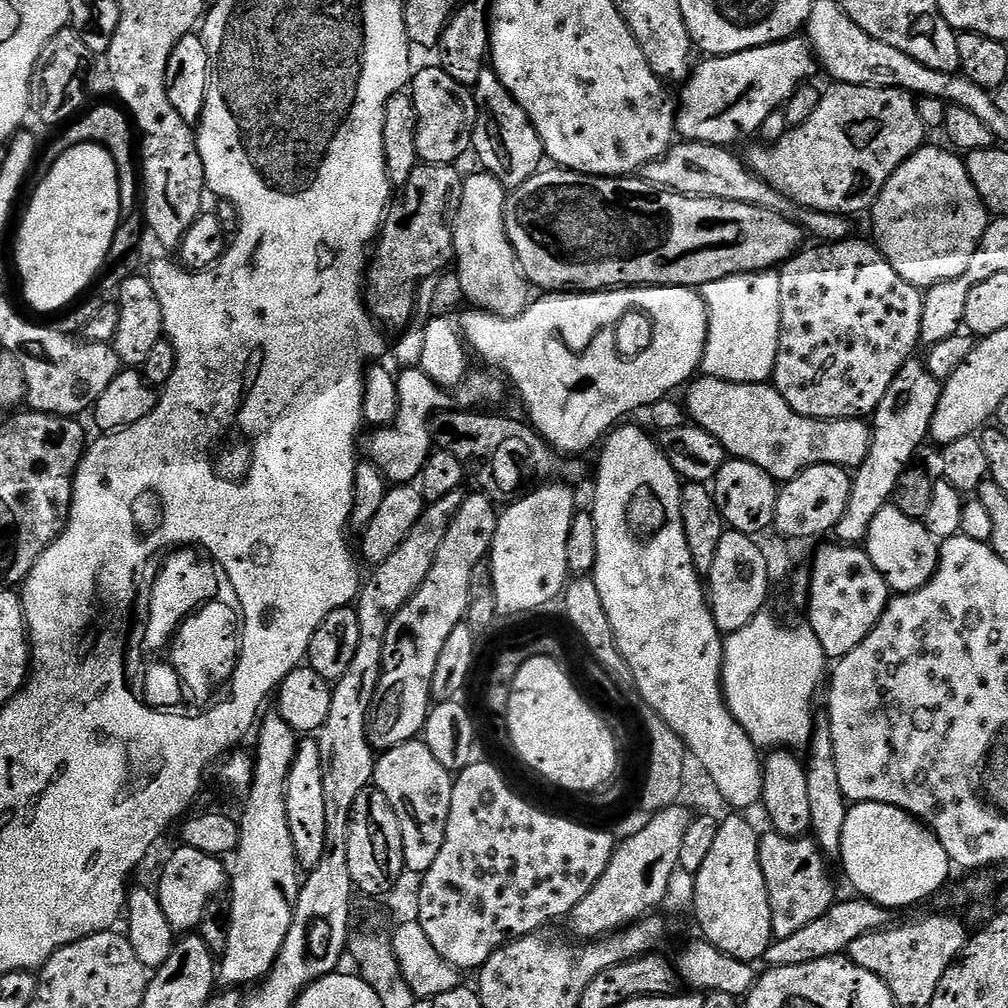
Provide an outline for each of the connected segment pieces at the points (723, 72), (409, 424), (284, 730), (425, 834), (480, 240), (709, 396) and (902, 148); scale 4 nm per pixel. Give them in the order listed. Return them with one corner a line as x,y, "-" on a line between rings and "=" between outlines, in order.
803,39
779,40
764,48
742,50
729,56
704,58
691,69
687,80
683,81
676,109
676,131
685,141
697,140
703,144
732,146
743,136
759,133
760,127
772,111
787,104
794,90
809,79
814,68
814,53
=
405,368
399,373
398,414
391,424
377,428
362,448
368,451
367,459
388,481
389,485
413,483
419,477
424,464
434,451
432,443
432,418
445,407
445,389
440,388
419,368
=
269,712
268,717
265,715
259,721
254,732
256,752
252,766
252,785
246,789
243,797
244,809
238,815
240,837
231,861
233,864
230,864
232,913
228,919
228,945
218,960
218,980
221,985
224,983
224,986
232,990
255,986
267,977
282,950
282,942
286,942
286,934
290,934
290,922
294,918
296,899
302,883
302,869
296,863
294,838
290,838
290,821
286,819
286,778
290,774
290,766
294,764
298,734
280,717
279,712
=
420,738
376,756
372,784
386,794
386,802
390,802
390,806
394,806
394,814
398,814
398,826
402,826
404,866
409,872
428,872
442,851
446,822
450,818
453,779
453,773
448,772
434,754
430,754
430,746
426,746
=
476,170
473,176
465,175
460,189
460,207
454,213
452,225
452,250
454,253
454,269
460,279
460,292
469,300
473,309
492,312
495,316
517,316
522,314
530,303
530,285
520,271
520,263
516,261
514,246
506,234
504,221
504,201
506,189
490,173
=
701,375
687,385
686,412
691,423
714,434
729,457
754,462
777,482
793,480
810,466
836,464
855,470
872,445
872,430
867,419
819,420
806,418
788,405
771,383
739,384
=
833,83
831,87
823,89
818,110
814,110
814,114
810,114
810,118
806,118
806,122
789,127
785,135
778,138
776,143
750,149
748,156
746,155
746,163
761,180
765,180
775,192
779,192
785,201
793,200
794,203
801,204
799,207
804,210
828,212
829,214
852,218
855,217
855,212
867,213
880,196
880,192
886,186
888,179
898,170
898,166
902,166
902,162
910,159
919,148
925,147
924,135
926,135
926,129
920,117
917,97
913,96
911,92
903,92
901,88
867,88
853,84

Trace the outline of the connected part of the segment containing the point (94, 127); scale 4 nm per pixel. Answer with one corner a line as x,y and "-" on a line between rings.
115,103
112,104
100,104
97,108
92,109
89,107
83,114
77,115
71,122
65,123
63,127
57,131
61,132
58,133
45,148
43,145
42,151
39,153
34,165
35,175
37,177
45,176
54,166
54,162
58,162
60,155
74,146
78,146
79,144
101,144
102,147
110,150
110,154
116,160
116,169
118,170
121,189
128,190
128,187
130,187
135,180
137,183
138,152
134,144
132,148
134,124
123,107
117,106

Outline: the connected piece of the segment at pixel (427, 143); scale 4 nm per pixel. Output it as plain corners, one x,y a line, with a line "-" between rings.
439,66
424,68
410,81
410,95
418,118
416,145
425,164
455,165
459,156
469,155
476,125
476,98
465,85
454,82

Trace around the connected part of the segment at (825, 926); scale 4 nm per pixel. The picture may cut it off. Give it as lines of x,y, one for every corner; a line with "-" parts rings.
841,899
833,904
830,910
826,910
822,918
814,918
814,922
802,926
802,930
790,934
790,938
773,939
772,945
766,950
763,963
774,968
785,968
802,966
806,962
818,962
822,958
847,953
850,942
862,938
862,934
878,932
882,928
889,927
889,909
883,908
881,904
875,904
872,900
855,899

